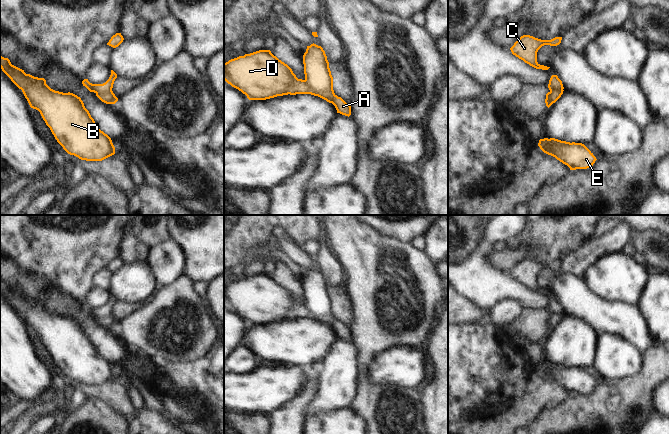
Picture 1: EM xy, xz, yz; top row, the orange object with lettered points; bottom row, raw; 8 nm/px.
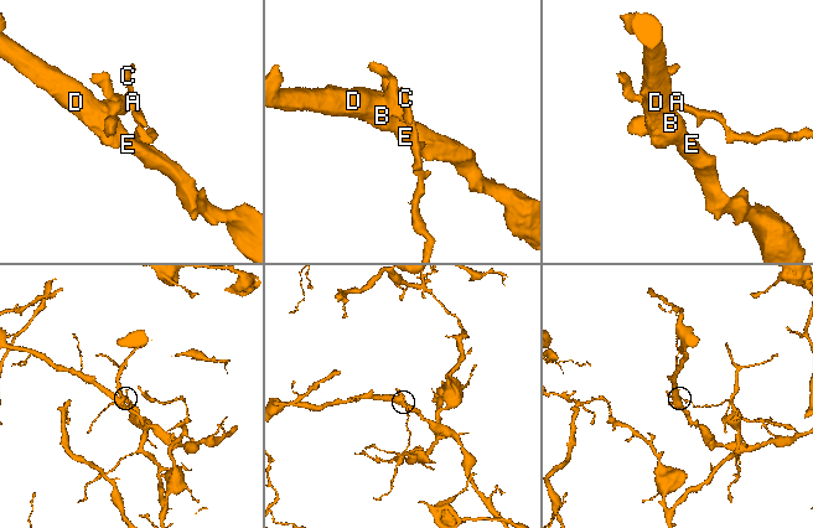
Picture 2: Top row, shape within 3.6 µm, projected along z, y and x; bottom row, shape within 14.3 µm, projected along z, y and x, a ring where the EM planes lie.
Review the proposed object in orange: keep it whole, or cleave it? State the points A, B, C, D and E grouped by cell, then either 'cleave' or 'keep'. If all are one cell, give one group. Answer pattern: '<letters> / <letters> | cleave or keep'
A / B C D E | cleave

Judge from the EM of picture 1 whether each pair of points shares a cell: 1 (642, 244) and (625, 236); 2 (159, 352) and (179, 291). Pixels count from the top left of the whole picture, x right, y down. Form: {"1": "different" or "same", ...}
{"1": "different", "2": "same"}

